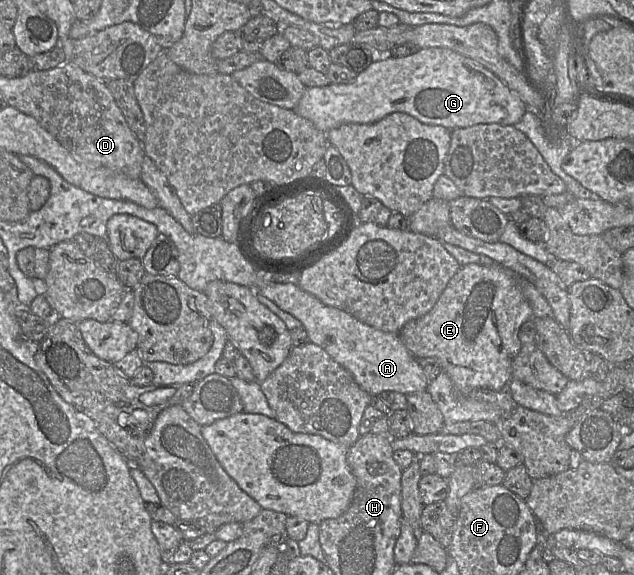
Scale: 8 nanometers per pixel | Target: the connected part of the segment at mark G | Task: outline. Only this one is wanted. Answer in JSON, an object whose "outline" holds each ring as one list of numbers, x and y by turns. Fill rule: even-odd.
{"outline":[[428,47,420,48,409,56,372,62,351,83,307,87,294,111,324,133,347,123,375,123,394,112,404,112,424,124,441,125,453,130,489,123,514,125,527,111,527,105,499,77,475,60,448,48]]}

